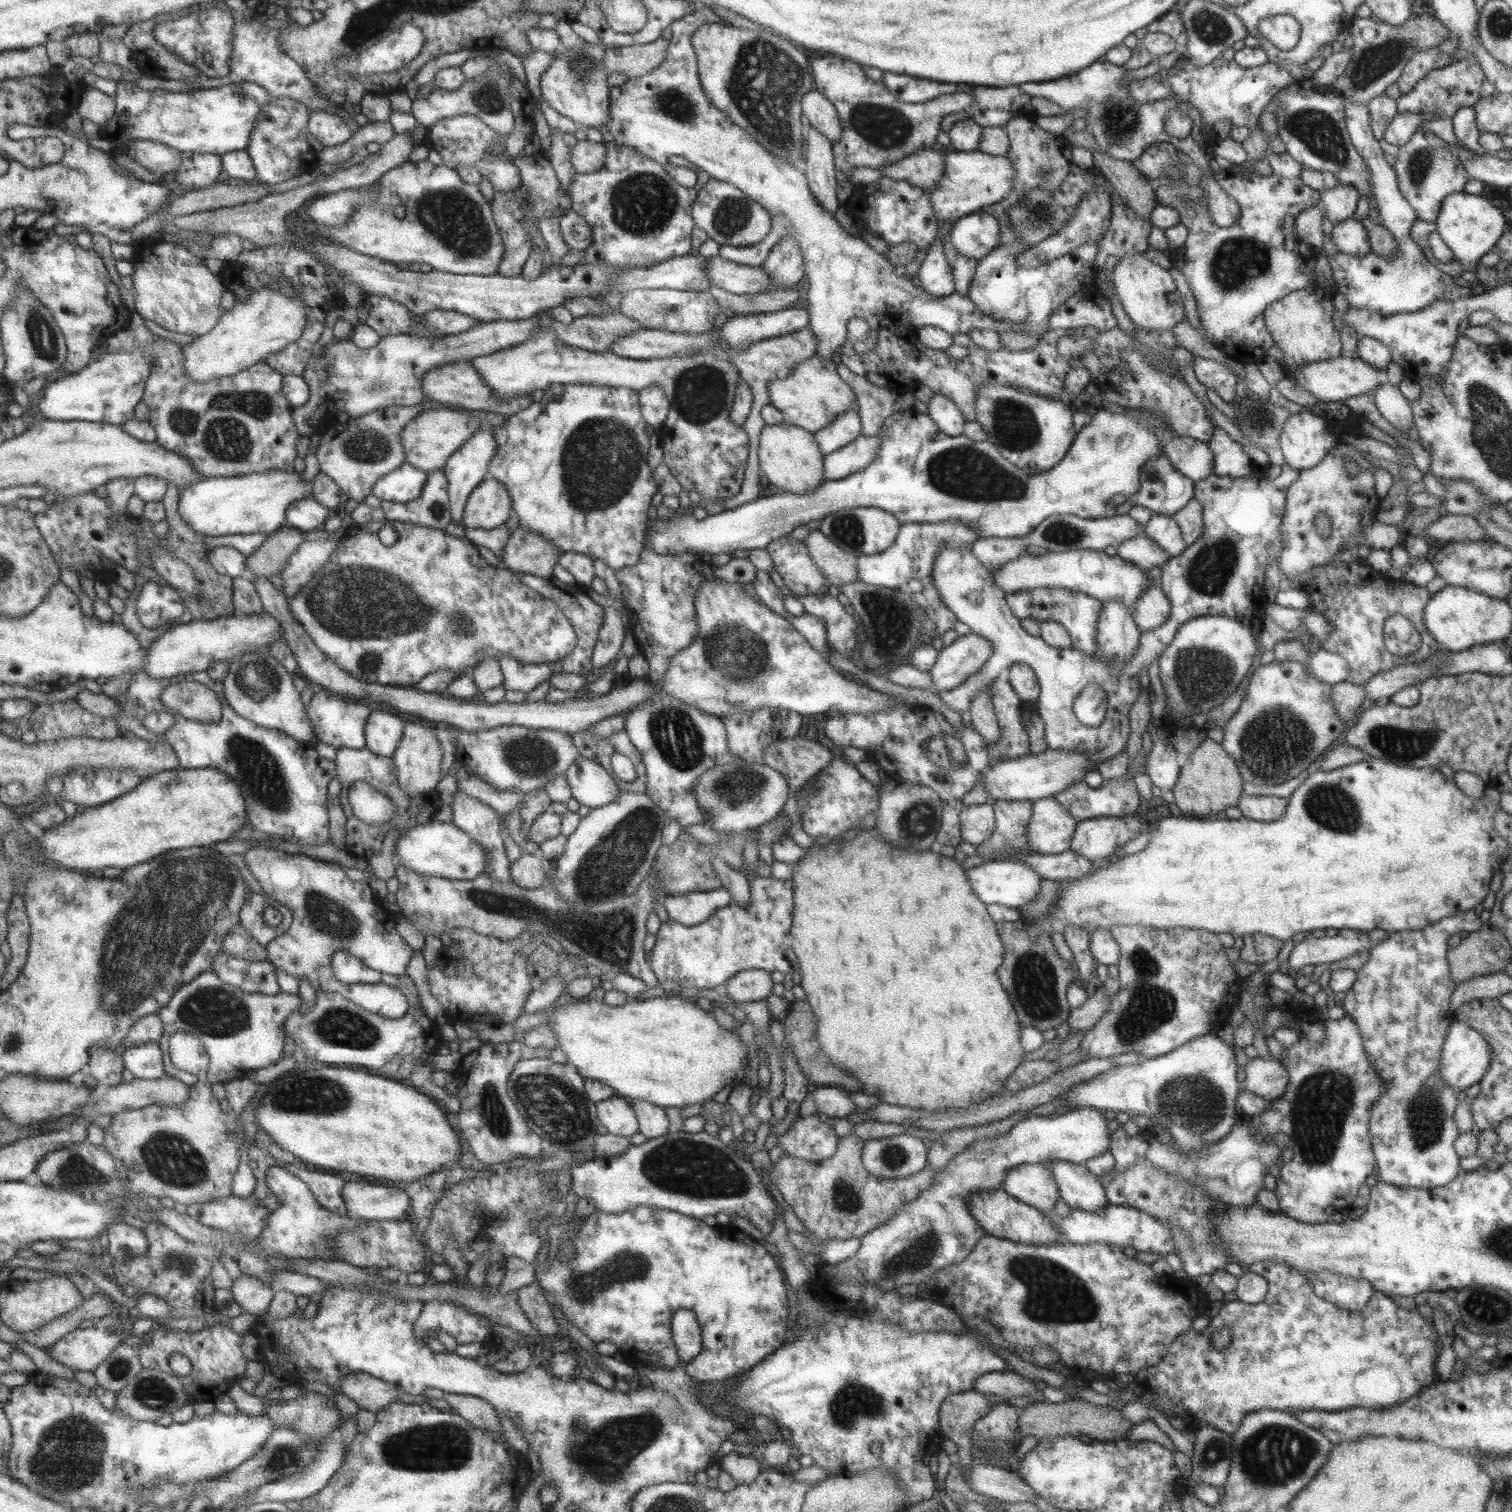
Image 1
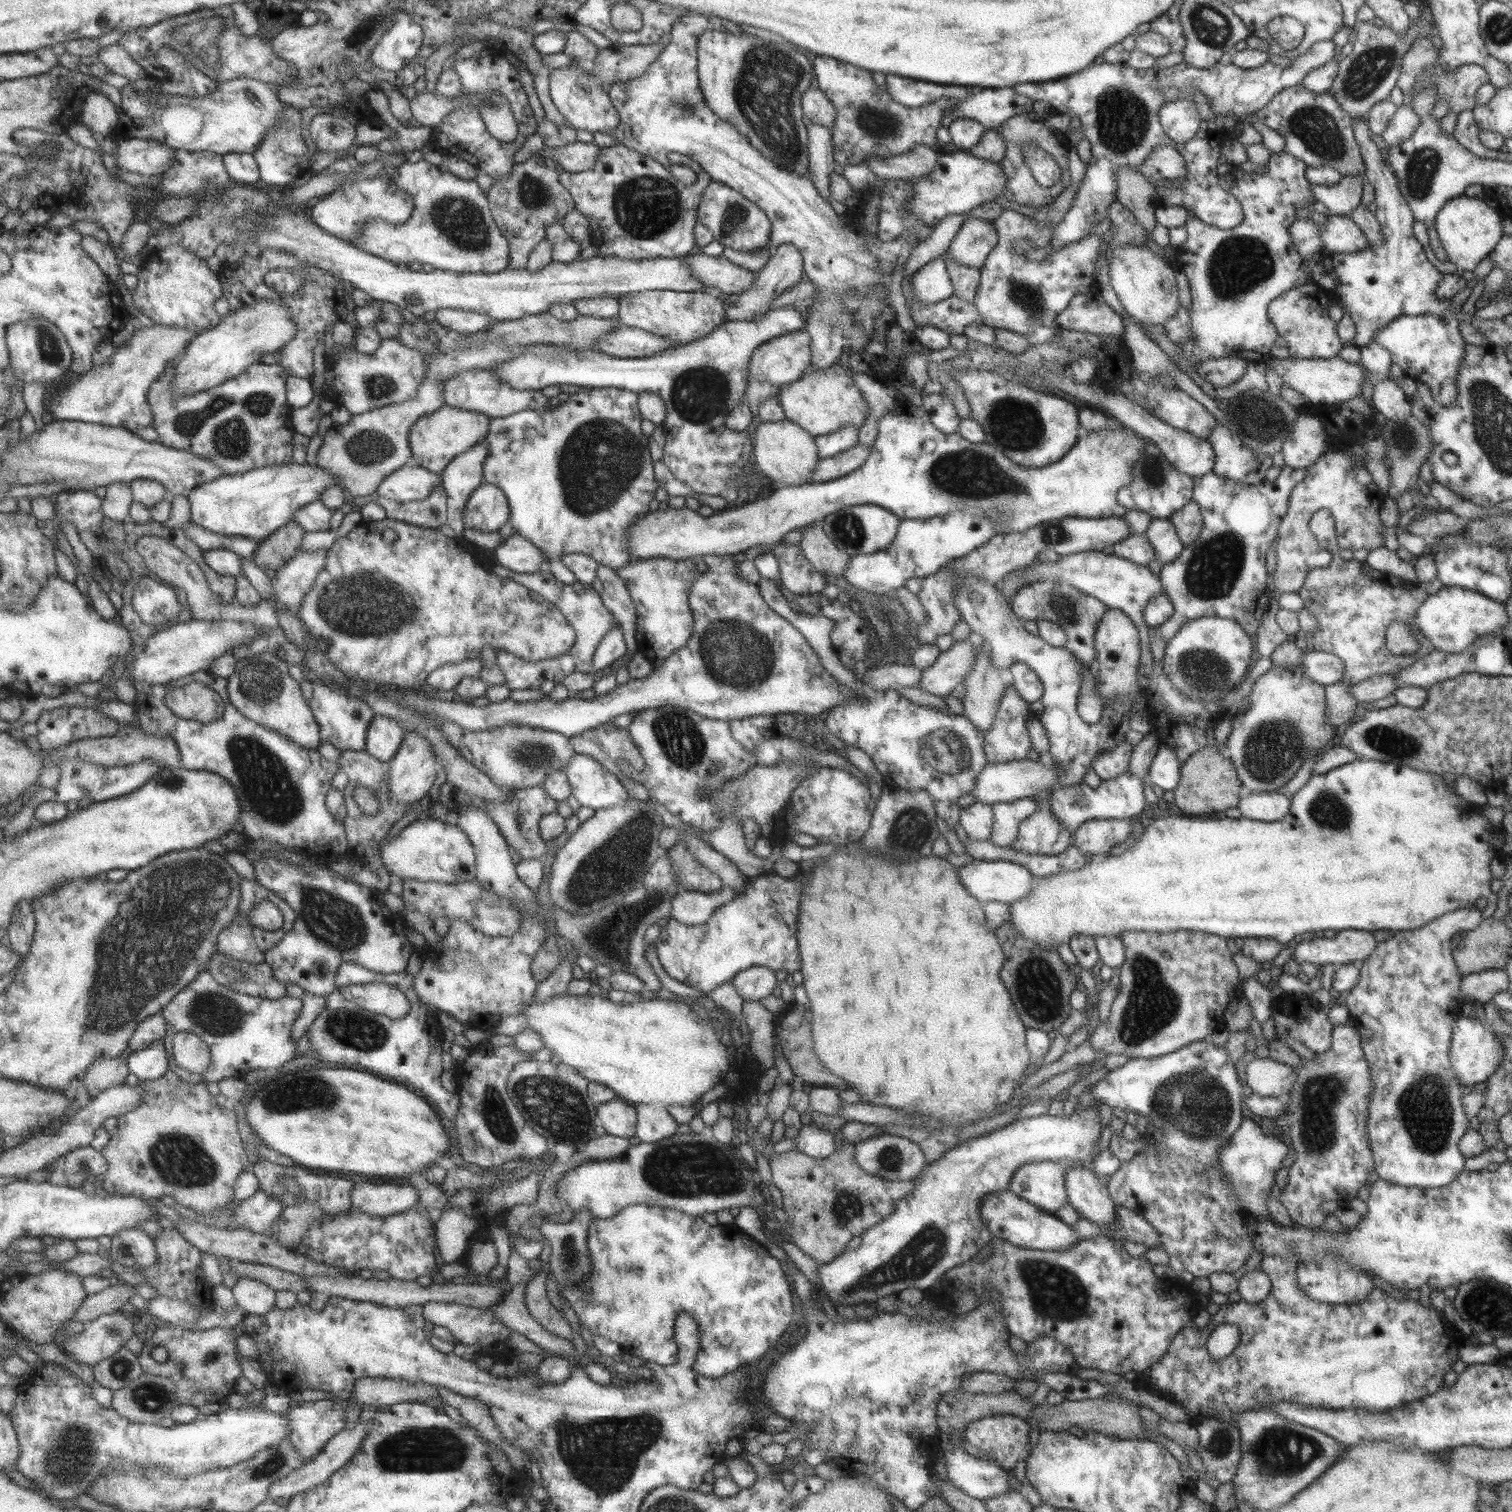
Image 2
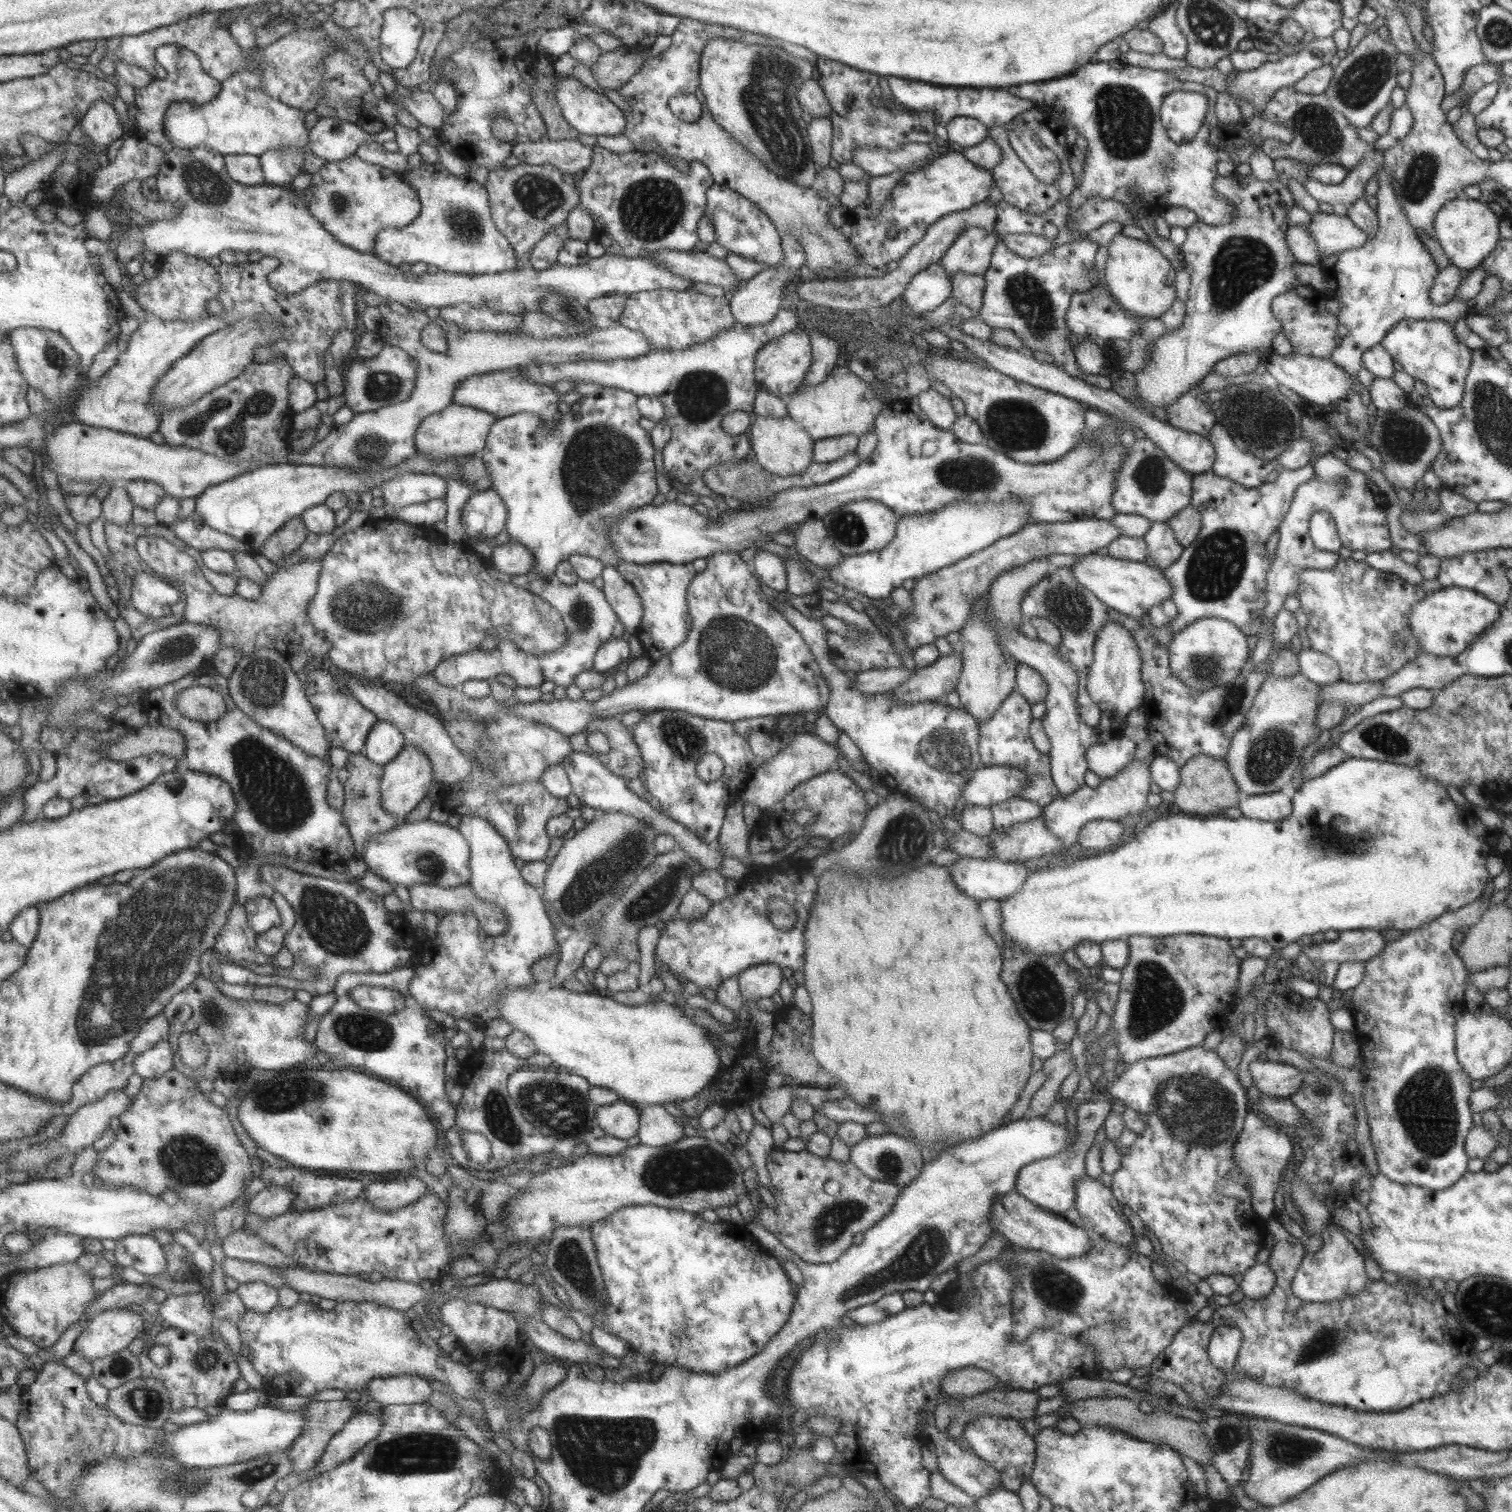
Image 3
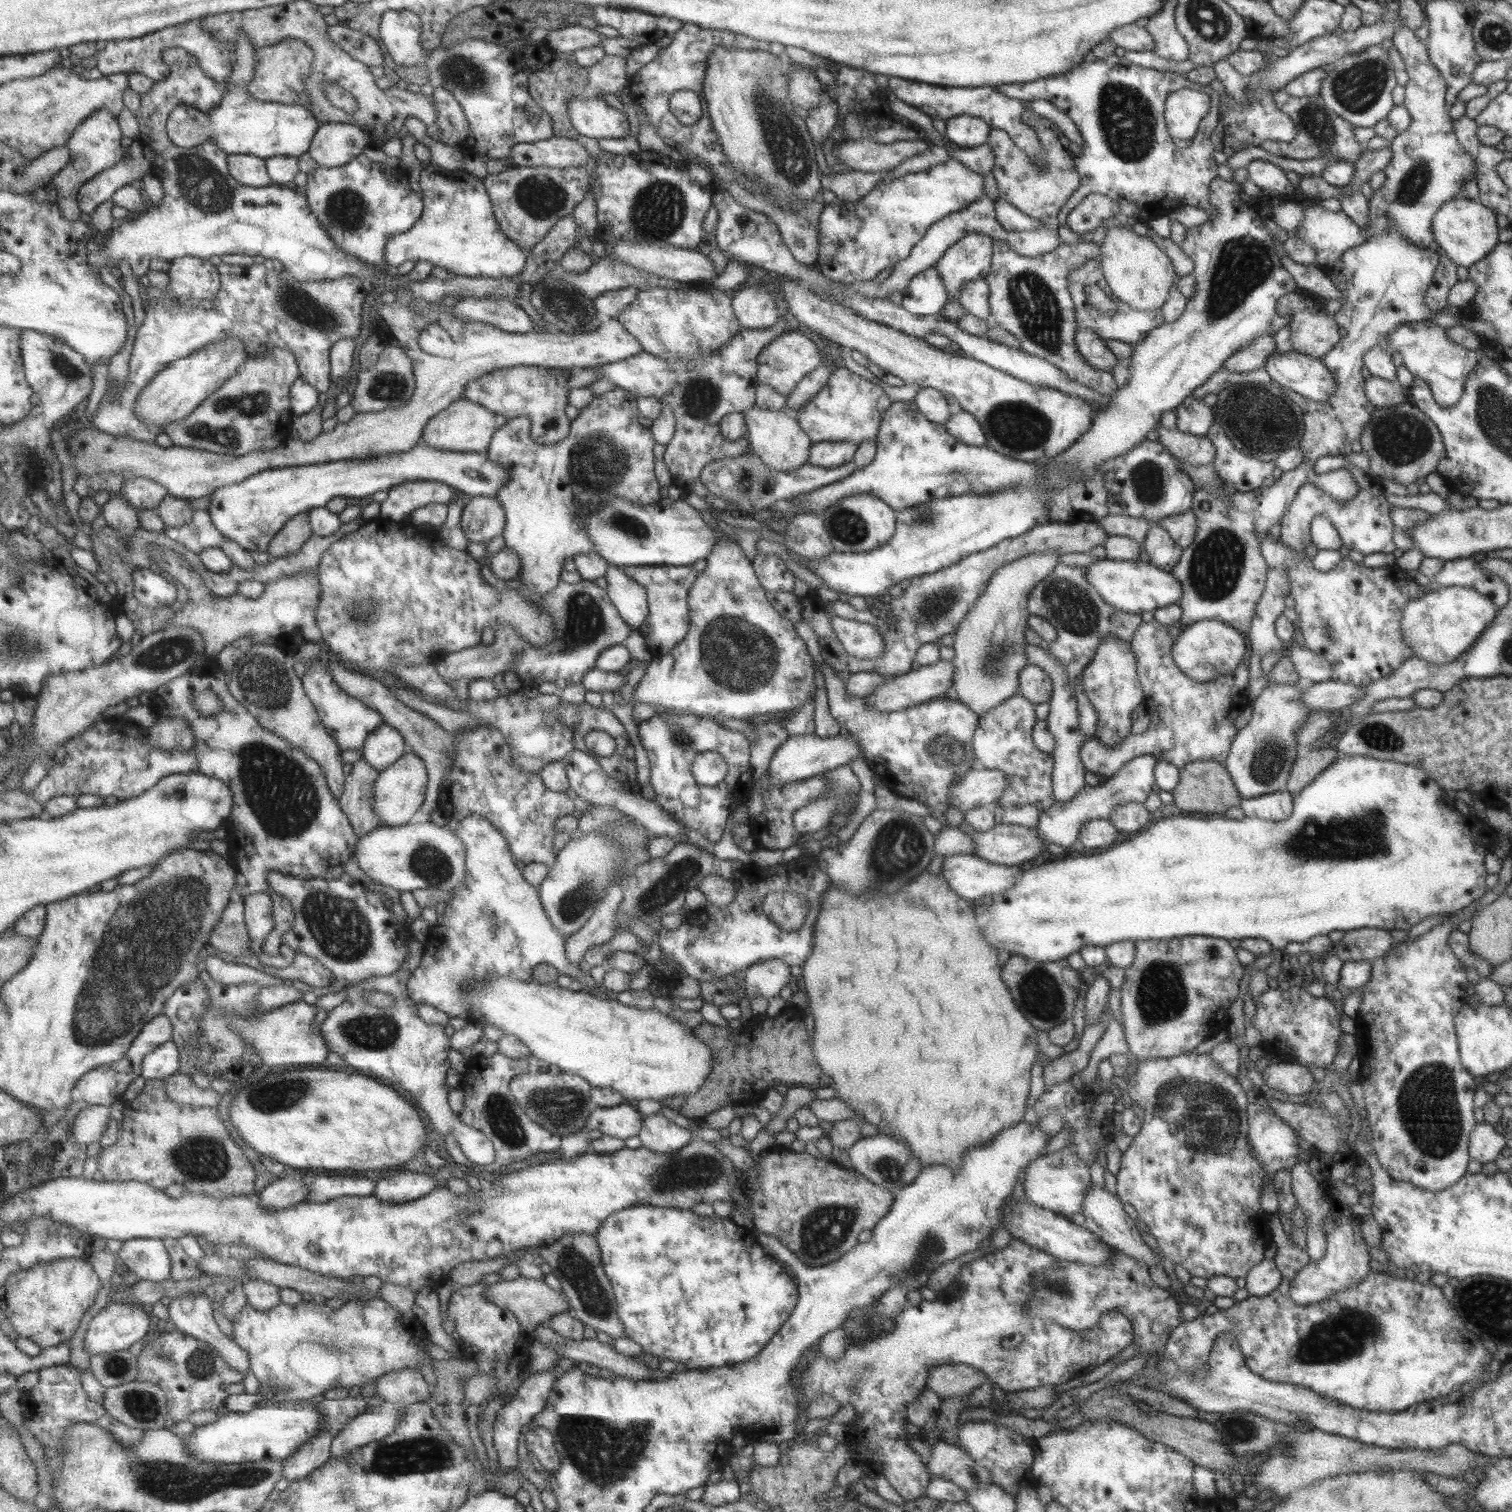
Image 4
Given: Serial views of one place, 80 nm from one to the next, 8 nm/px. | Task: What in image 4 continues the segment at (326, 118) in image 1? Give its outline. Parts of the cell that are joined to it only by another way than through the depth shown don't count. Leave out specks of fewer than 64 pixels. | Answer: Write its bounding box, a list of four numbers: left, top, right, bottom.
[309,122,369,166]

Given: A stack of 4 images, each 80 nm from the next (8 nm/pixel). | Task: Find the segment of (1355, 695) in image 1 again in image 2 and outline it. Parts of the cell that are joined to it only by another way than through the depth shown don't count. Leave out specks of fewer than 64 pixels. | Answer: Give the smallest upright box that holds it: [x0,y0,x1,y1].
[1324,681,1357,727]

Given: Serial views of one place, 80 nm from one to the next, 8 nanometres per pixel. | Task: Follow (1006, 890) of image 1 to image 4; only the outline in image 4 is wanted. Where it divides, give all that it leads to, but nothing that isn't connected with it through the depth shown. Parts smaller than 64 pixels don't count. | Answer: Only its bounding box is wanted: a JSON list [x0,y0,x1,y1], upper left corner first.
[940,854,1023,903]

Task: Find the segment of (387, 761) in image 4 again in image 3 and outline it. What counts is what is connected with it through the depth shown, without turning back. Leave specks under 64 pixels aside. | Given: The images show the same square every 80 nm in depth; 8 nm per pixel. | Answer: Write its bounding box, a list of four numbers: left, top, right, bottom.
[363,720,406,766]

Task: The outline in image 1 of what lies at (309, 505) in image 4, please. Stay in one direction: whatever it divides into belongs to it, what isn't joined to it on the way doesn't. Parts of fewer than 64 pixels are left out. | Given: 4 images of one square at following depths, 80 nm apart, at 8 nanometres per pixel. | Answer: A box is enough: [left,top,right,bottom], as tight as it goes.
[179,470,312,537]

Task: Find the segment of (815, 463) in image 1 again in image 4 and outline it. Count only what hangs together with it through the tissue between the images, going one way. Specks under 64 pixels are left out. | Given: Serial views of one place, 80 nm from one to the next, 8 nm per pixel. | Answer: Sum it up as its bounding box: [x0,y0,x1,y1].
[741,407,812,471]

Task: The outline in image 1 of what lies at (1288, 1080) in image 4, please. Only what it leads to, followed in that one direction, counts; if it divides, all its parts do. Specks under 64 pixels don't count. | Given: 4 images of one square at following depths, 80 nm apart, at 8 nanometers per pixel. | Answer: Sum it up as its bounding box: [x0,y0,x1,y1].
[1243,1057,1288,1100]

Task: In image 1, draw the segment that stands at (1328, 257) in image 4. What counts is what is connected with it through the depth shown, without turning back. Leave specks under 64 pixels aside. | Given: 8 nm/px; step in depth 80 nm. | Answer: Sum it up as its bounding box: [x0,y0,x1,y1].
[1331,218,1370,257]

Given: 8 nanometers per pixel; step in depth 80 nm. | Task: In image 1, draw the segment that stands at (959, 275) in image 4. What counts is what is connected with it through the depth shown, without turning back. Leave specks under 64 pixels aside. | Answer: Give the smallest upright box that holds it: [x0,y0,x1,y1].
[948,209,999,262]

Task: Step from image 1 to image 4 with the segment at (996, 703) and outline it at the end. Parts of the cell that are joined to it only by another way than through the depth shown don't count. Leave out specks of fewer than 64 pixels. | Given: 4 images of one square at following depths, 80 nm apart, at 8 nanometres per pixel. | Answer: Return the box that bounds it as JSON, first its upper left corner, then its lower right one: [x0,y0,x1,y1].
[972,694,1056,812]

